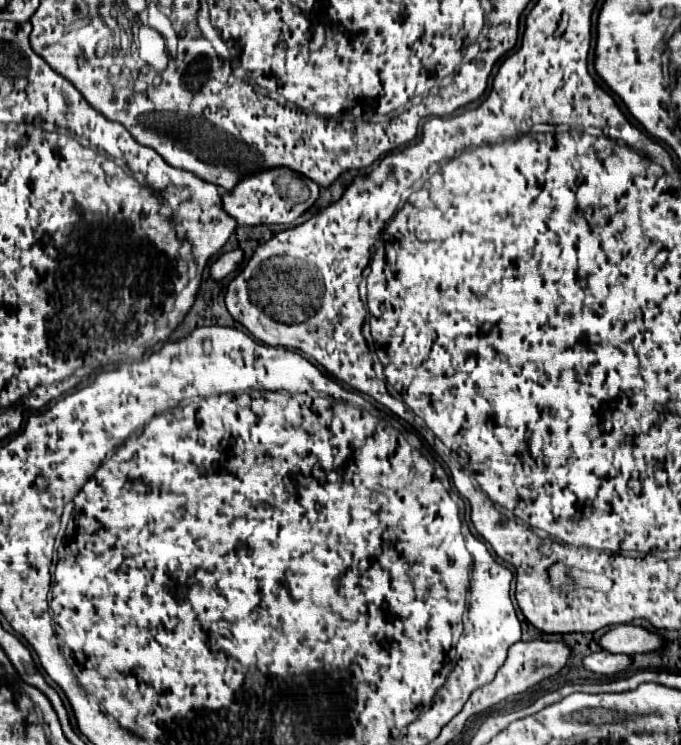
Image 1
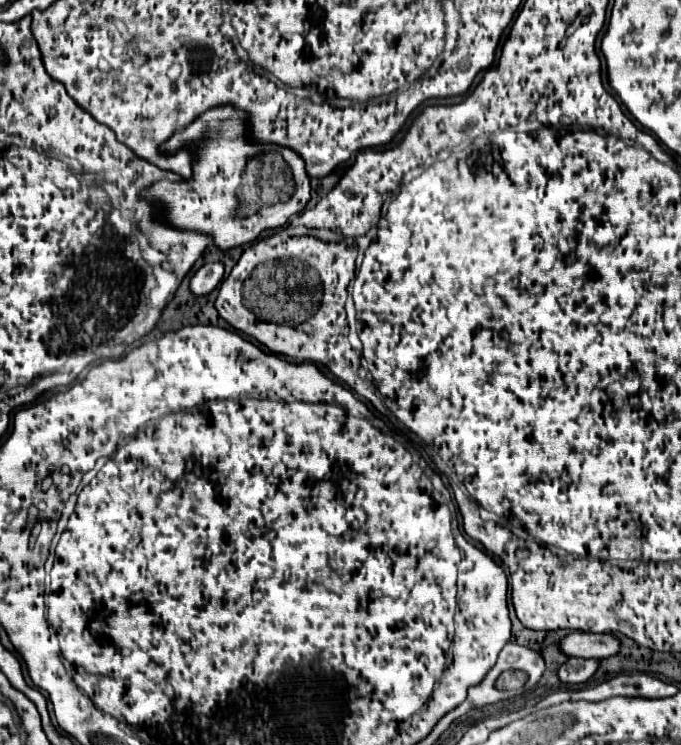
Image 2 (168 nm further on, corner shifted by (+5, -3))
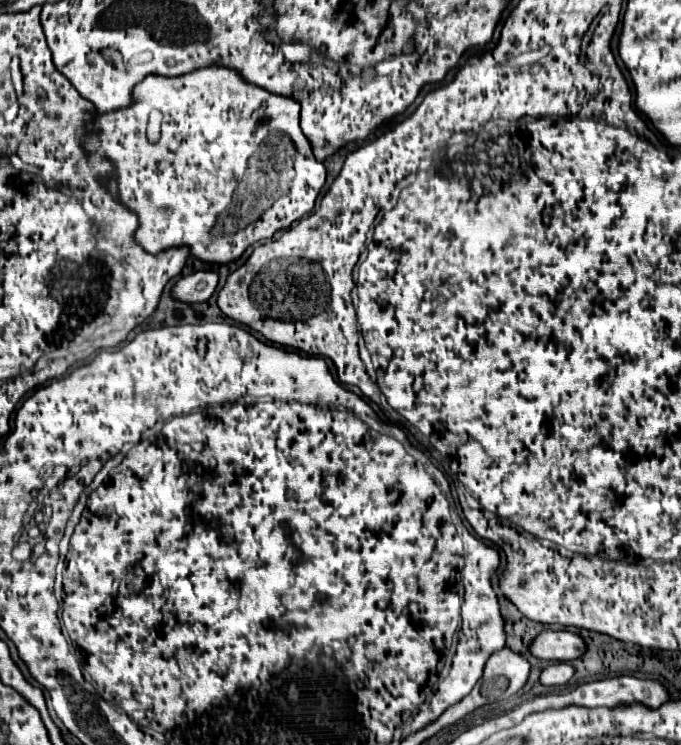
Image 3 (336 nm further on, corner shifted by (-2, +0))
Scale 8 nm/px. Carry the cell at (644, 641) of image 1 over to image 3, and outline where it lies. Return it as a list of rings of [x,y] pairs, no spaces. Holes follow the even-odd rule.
[[[544,630],[530,646],[532,654],[544,660],[560,660],[560,662],[572,662],[582,656],[582,652],[588,650],[584,638],[580,634],[560,630]]]

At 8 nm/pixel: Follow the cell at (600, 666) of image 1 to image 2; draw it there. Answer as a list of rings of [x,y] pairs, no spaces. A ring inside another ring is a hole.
[[[567,659],[559,671],[557,671],[557,677],[561,683],[571,683],[571,685],[577,685],[577,683],[585,683],[595,671],[597,671],[597,661],[595,659]]]

